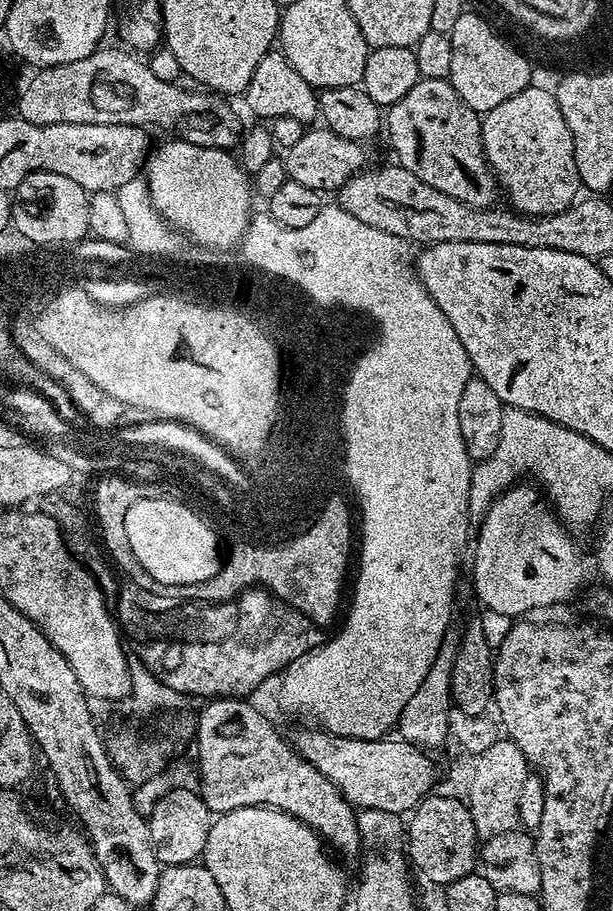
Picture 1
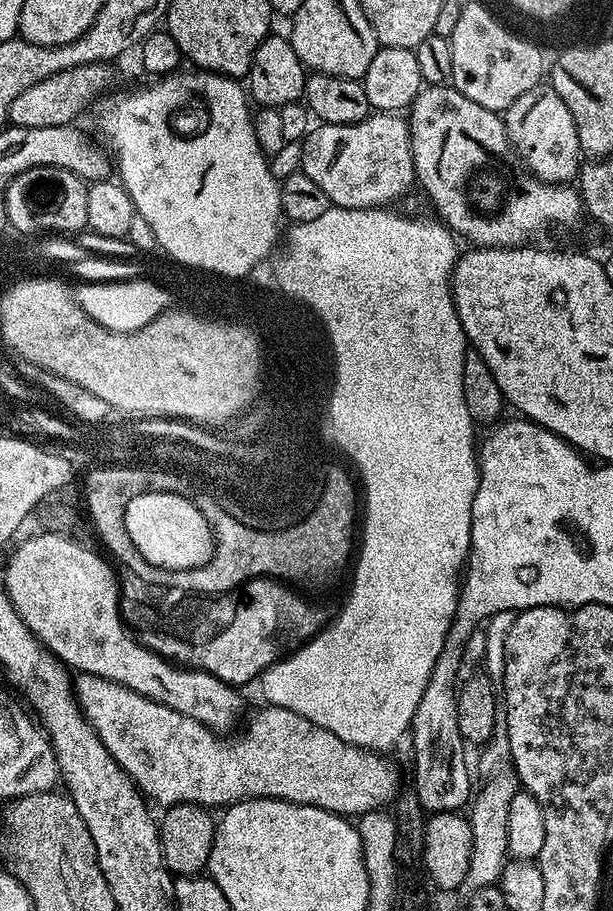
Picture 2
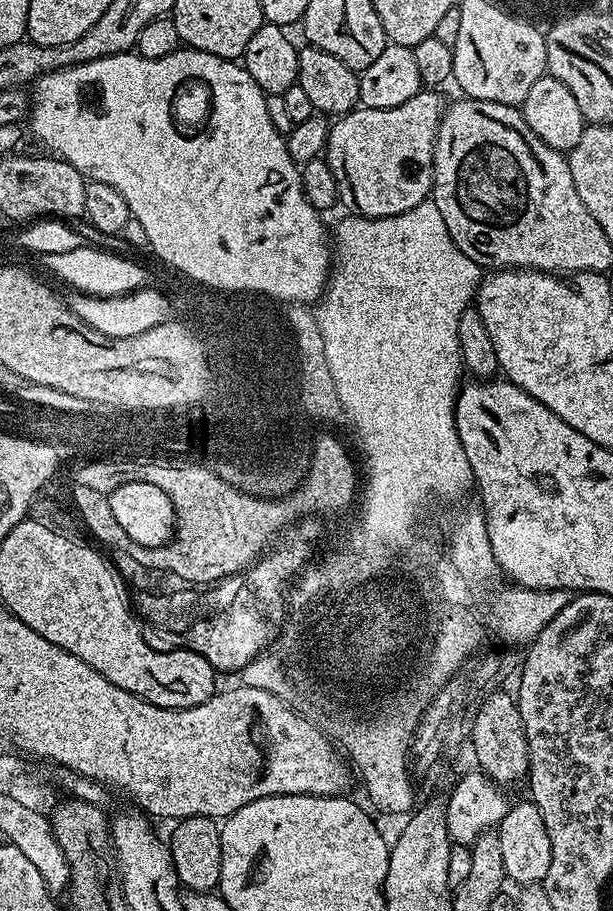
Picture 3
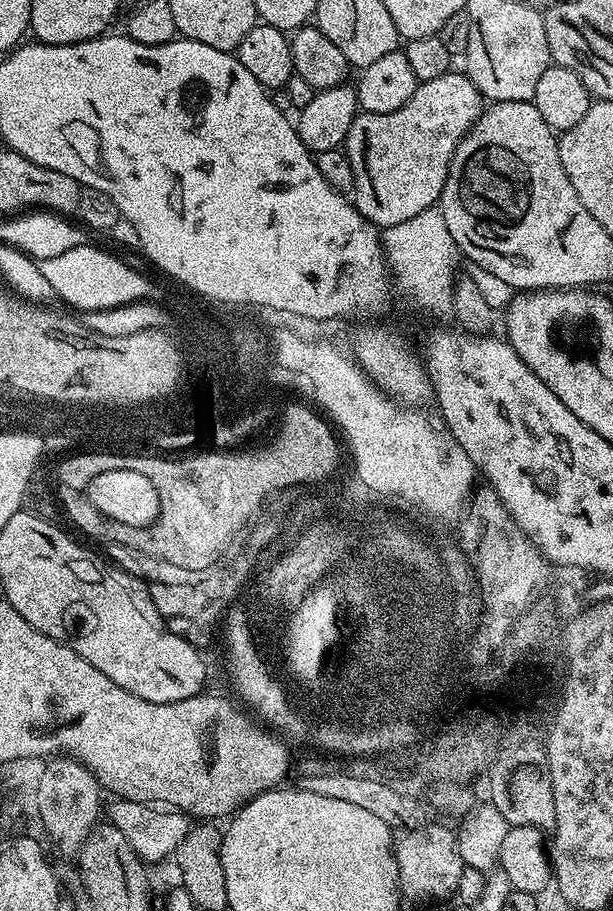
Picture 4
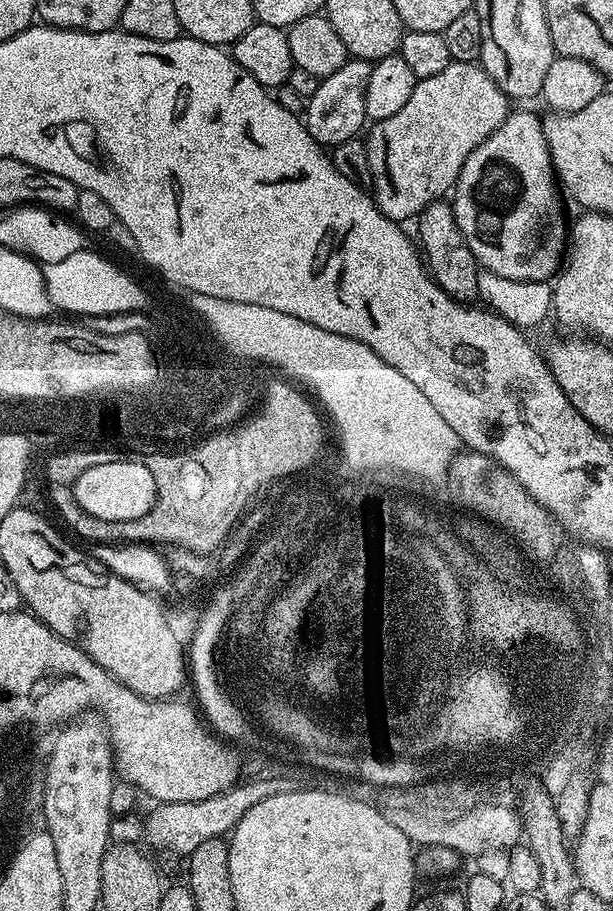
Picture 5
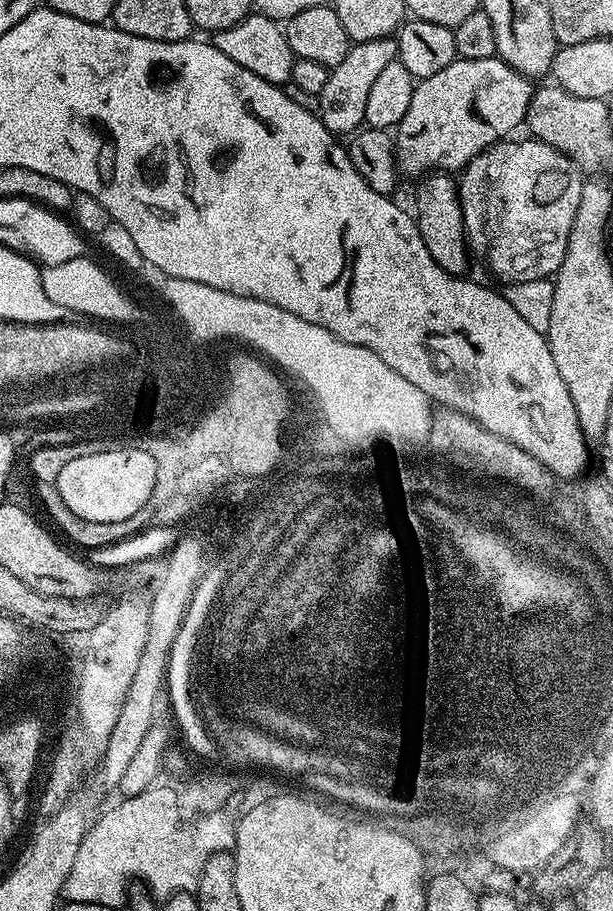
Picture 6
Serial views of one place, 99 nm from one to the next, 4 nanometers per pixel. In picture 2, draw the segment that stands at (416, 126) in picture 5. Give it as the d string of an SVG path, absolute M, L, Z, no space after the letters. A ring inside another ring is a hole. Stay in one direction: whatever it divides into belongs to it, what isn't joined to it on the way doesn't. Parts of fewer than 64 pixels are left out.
M371 113L360 123L313 127L301 141L301 171L325 191L333 207L387 207L415 183L412 139L407 121L395 113Z

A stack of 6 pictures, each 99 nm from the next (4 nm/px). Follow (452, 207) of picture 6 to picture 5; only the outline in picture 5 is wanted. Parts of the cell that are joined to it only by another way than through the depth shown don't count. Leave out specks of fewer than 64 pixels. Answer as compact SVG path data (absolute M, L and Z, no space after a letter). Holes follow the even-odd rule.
M442 198L432 201L421 210L418 221L420 225L417 226L415 235L418 237L418 244L422 249L426 266L436 284L444 293L450 294L452 300L460 303L473 303L479 297L480 267L473 252L464 244L451 203Z

